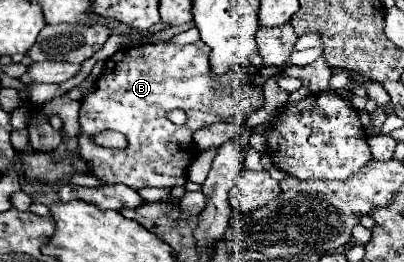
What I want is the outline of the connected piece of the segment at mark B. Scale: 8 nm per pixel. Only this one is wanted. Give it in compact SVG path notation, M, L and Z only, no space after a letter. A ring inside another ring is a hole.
M196 41L192 45L174 45L174 43L158 43L158 45L138 45L128 47L122 51L116 51L108 63L106 71L98 79L98 87L94 93L86 95L82 99L80 109L80 155L84 161L92 163L92 173L96 177L102 177L106 183L124 183L132 189L142 187L166 187L172 189L176 185L186 183L186 173L190 163L196 159L198 151L192 143L192 133L196 129L202 129L204 125L220 121L220 115L244 115L258 107L262 107L264 99L260 97L260 87L248 85L248 87L232 87L232 95L228 99L216 99L212 95L212 75L210 75L210 49ZM174 109L182 109L186 113L184 125L174 125L168 119L168 113ZM98 131L118 131L124 133L128 139L126 149L108 149L94 143L94 135Z

